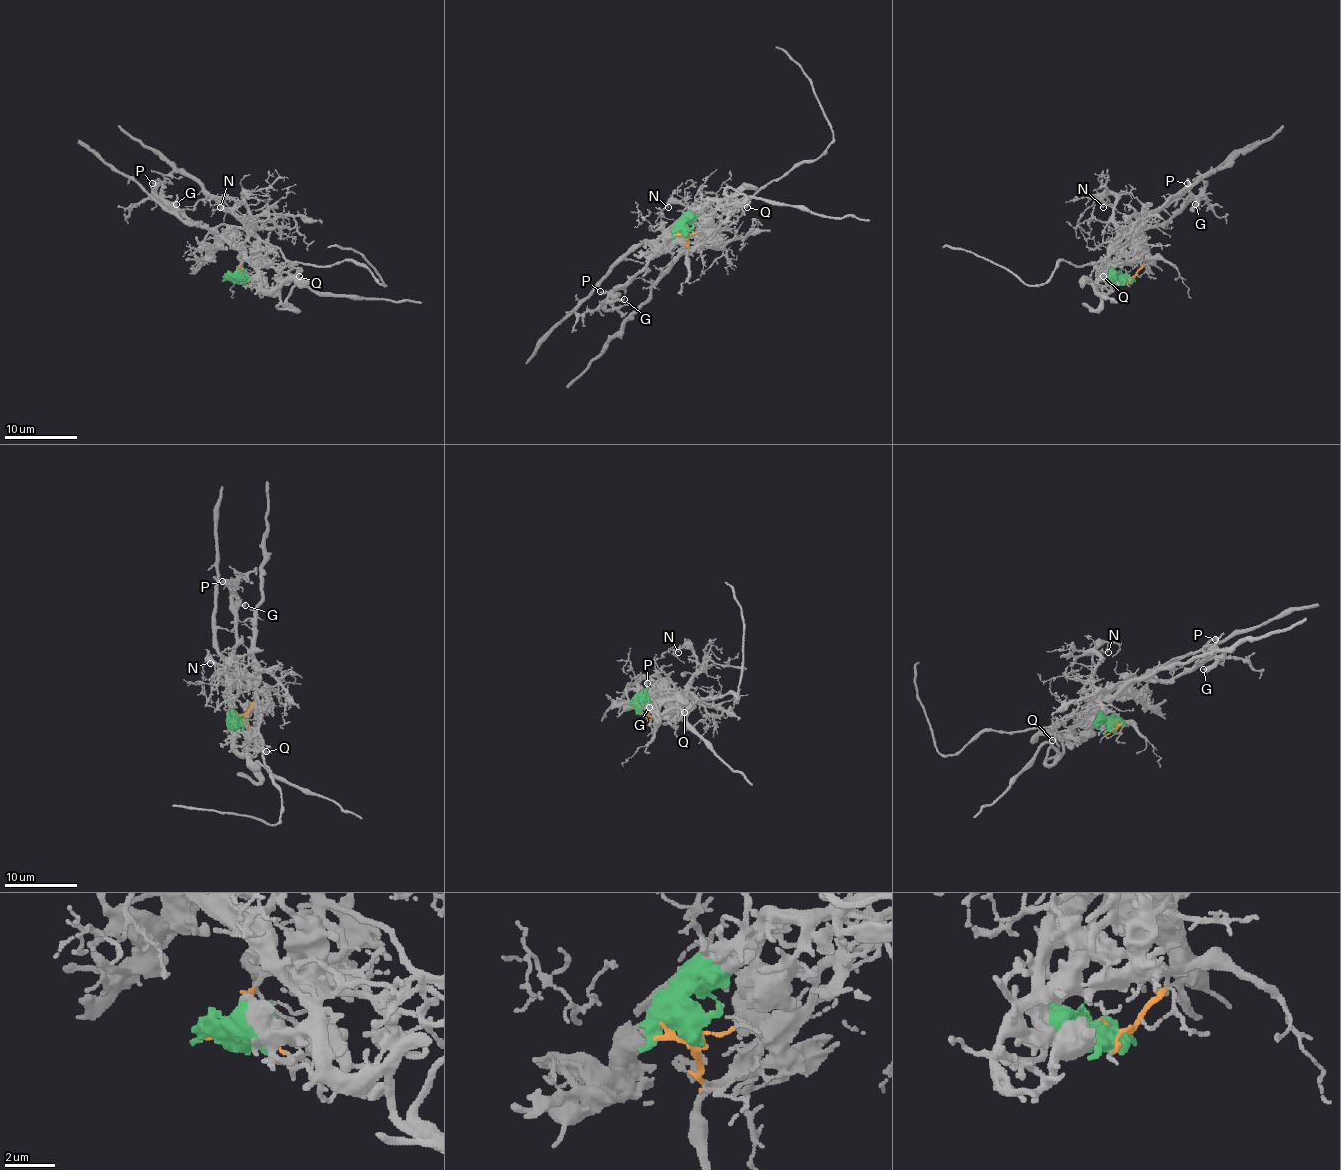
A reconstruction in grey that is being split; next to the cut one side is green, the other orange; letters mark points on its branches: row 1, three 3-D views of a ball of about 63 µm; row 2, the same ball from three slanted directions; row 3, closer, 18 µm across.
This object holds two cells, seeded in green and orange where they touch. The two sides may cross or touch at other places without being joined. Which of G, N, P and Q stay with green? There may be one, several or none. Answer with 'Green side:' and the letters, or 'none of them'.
Green side: G, P, Q

